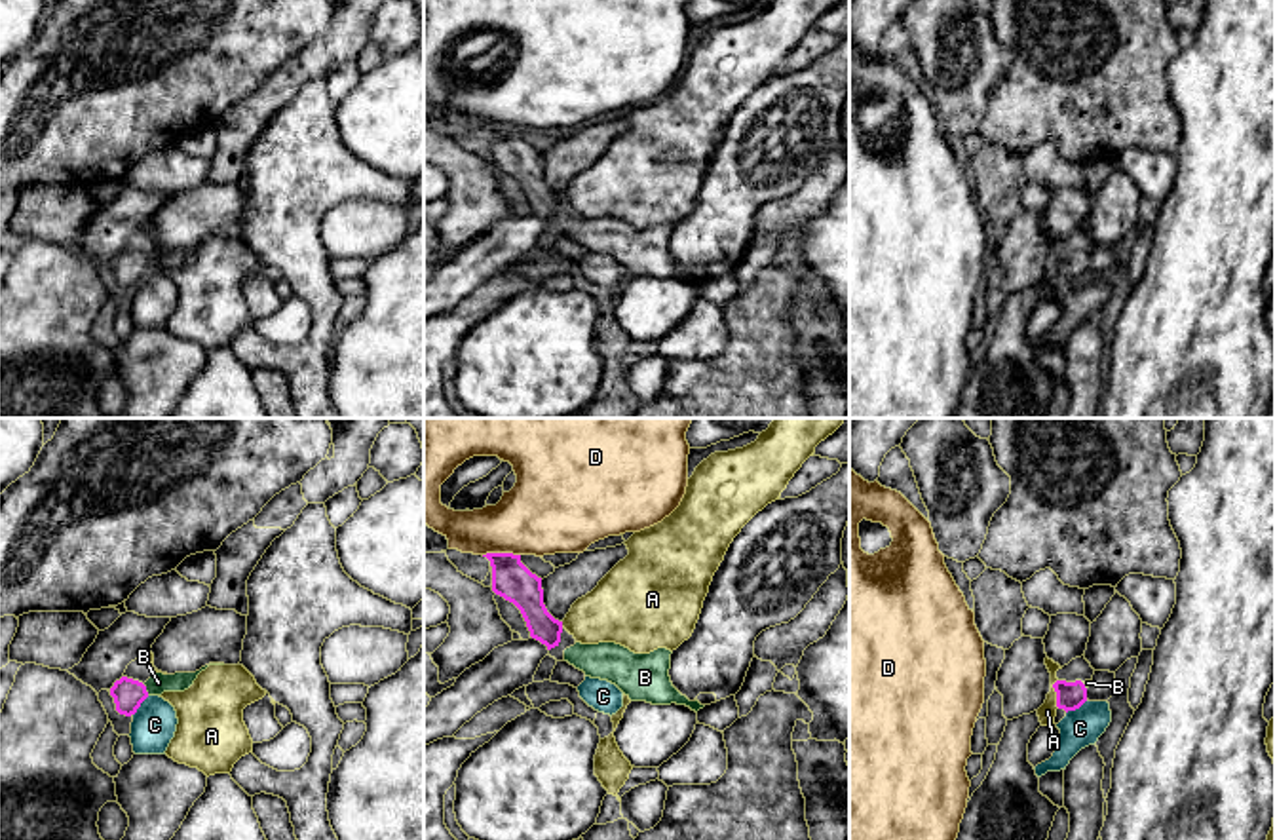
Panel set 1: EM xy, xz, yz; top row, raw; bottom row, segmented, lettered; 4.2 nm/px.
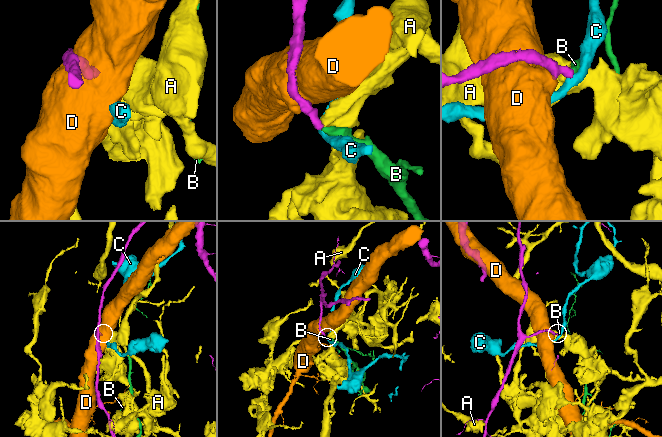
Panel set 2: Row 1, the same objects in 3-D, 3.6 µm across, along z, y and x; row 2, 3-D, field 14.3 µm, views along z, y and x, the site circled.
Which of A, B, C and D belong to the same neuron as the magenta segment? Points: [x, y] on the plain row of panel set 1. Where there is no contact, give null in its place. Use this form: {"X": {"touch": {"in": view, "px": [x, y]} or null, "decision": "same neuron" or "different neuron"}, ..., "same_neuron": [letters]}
{"A": {"touch": {"in": "yz", "px": [1057, 268]}, "decision": "different neuron"}, "B": {"touch": {"in": "xy", "px": [145, 265]}, "decision": "same neuron"}, "C": {"touch": {"in": "yz", "px": [1076, 282]}, "decision": "different neuron"}, "D": {"touch": {"in": "xz", "px": [500, 128]}, "decision": "different neuron"}, "same_neuron": ["B"]}

